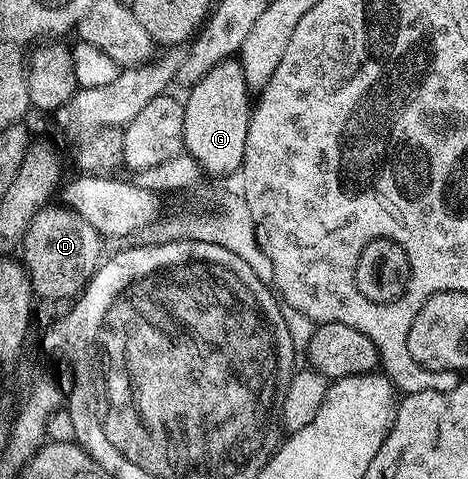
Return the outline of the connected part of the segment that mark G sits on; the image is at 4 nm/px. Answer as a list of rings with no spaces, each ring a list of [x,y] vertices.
[[[228,60],[217,64],[194,86],[186,91],[185,132],[183,148],[204,175],[227,178],[240,173],[245,156],[245,136],[249,132],[249,120],[253,104],[247,100],[249,92],[244,84],[238,61]]]

